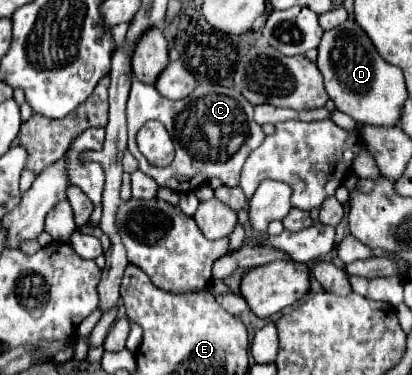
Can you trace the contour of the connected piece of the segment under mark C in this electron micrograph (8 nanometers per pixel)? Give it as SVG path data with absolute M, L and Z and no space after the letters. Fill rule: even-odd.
M133 81L129 101L127 101L127 127L129 127L129 151L137 159L139 169L157 181L157 185L169 187L177 193L197 189L205 181L217 177L225 185L237 185L241 167L247 155L261 145L265 133L253 119L253 105L237 91L223 85L199 85L195 91L179 101L169 101L157 93L153 85ZM157 119L161 121L173 143L175 159L169 167L159 169L147 163L135 145L135 133L141 129L141 123ZM193 141L199 149L193 153Z

